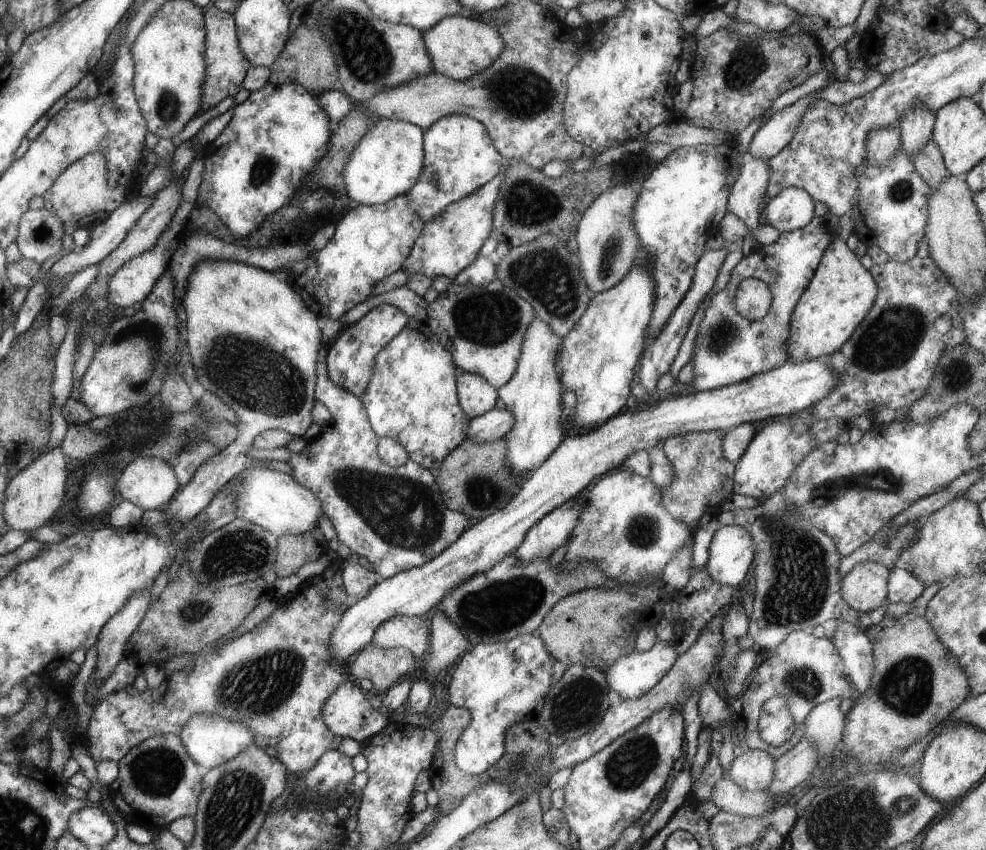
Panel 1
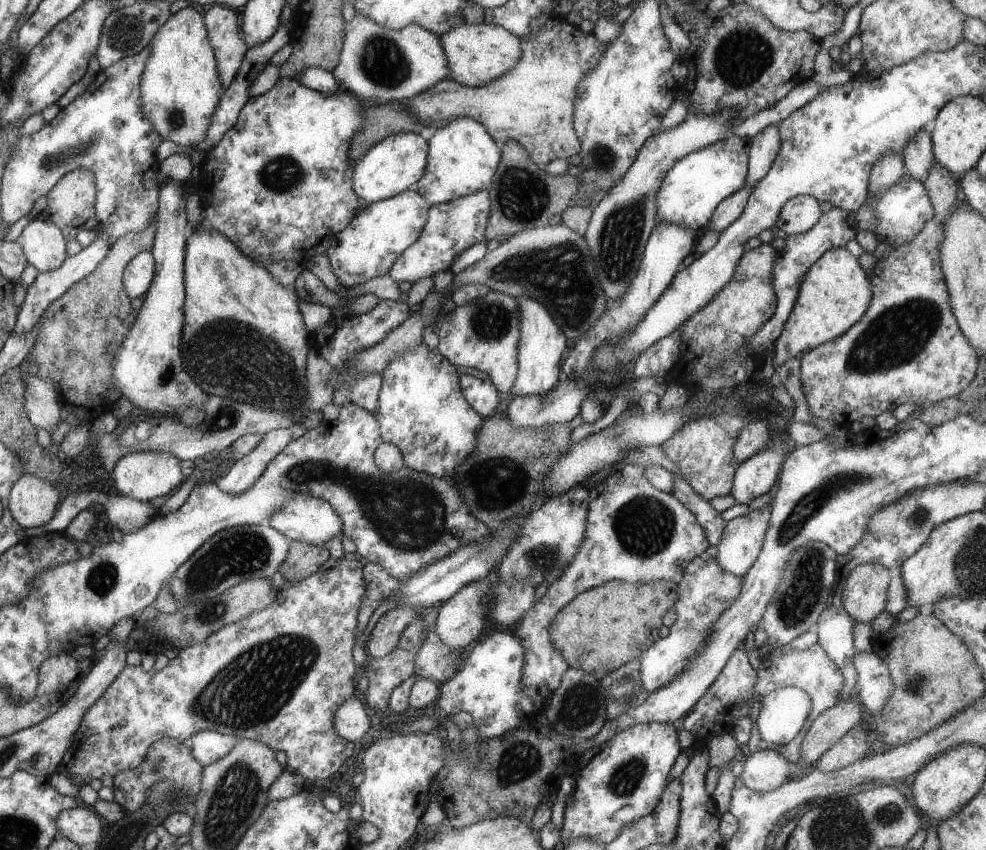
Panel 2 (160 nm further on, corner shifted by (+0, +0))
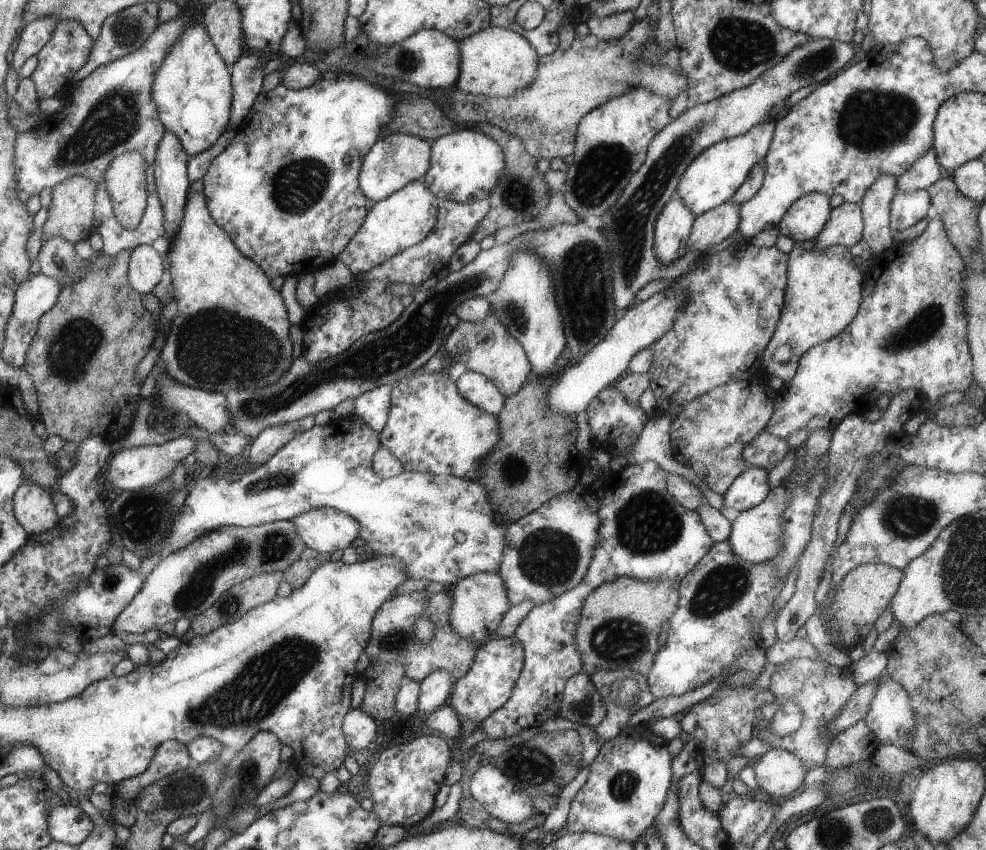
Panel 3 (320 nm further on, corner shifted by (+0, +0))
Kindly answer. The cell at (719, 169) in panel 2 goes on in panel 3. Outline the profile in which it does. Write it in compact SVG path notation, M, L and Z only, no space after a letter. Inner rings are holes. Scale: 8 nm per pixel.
M769 119L754 126L744 135L718 142L698 154L682 172L682 178L671 198L680 196L684 200L684 206L688 206L688 210L695 217L702 216L704 212L730 201L750 175L752 168L767 156L775 127L775 119Z

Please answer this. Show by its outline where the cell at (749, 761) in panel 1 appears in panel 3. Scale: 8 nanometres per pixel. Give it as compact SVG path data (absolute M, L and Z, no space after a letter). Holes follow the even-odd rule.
M783 749L768 750L751 765L762 795L778 802L797 794L808 772L796 754Z

